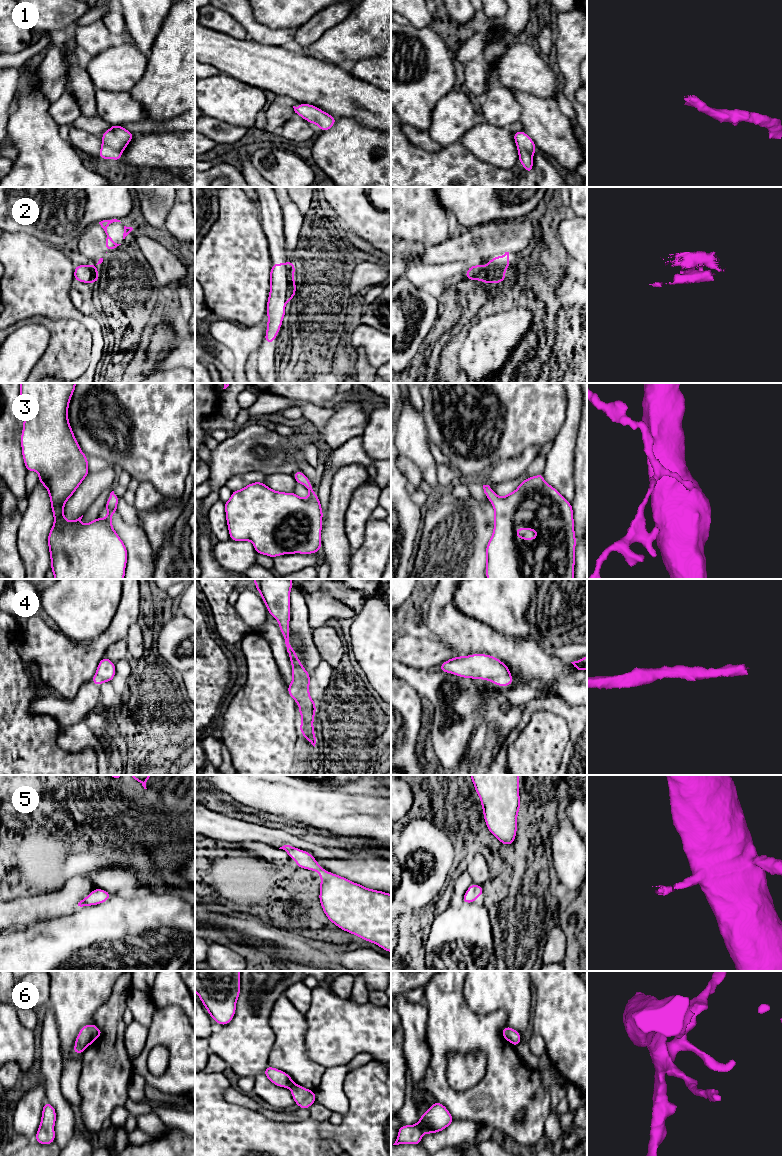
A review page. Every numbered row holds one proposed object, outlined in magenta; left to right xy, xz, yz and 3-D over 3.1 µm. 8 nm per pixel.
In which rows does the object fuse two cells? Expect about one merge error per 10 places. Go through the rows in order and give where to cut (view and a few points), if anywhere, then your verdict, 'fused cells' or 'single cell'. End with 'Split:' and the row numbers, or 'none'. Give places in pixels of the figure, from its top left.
1: no cut | single cell
2: xz (286, 263), (288, 271), (287, 300) | fused cells
3: no cut | single cell
4: no cut | single cell
5: no cut | single cell
6: xz (294, 1083), (290, 1088) | fused cells
Split: 2, 6

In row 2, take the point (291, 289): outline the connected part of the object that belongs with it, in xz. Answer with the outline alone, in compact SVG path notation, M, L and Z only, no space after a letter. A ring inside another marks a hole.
M289 260L287 262L287 266L288 266L288 272L289 272L289 276L288 276L289 284L287 287L286 299L287 299L287 301L290 302L296 294L296 284L295 284L295 280L294 280L295 265L293 262L291 262Z

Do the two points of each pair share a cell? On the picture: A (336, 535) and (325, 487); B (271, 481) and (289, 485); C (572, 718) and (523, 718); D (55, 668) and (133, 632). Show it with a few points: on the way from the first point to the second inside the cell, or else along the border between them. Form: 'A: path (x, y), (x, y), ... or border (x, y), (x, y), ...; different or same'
A: border (332, 480), (329, 506), (323, 526); different
B: path (275, 482), (285, 483); same
C: path (559, 707), (556, 705), (534, 705); same
D: border (136, 622), (130, 626), (128, 635), (125, 638); different

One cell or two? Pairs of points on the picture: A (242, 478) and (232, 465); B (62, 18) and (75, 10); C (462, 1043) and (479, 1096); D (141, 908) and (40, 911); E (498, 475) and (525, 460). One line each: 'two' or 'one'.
A: two
B: one
C: one
D: two
E: one

